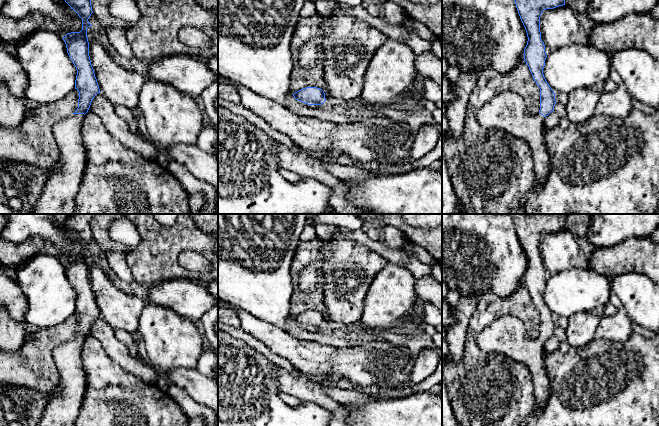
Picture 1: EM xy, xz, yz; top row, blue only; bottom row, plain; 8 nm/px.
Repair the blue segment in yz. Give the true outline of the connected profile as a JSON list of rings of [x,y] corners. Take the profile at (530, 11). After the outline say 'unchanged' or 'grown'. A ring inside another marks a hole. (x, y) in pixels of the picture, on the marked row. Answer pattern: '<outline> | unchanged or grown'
[[[514,0],[520,19],[525,27],[528,41],[524,49],[524,61],[529,67],[534,81],[540,89],[540,110],[536,115],[529,115],[523,98],[512,91],[504,91],[494,96],[477,113],[477,120],[484,128],[494,128],[506,131],[517,138],[525,140],[532,149],[534,159],[535,185],[541,186],[547,179],[551,160],[546,151],[543,139],[544,119],[554,111],[555,93],[547,83],[543,69],[547,58],[545,45],[541,39],[540,17],[544,10],[565,5],[565,0]]] | grown

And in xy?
[[[65,0],[82,19],[80,32],[67,33],[63,40],[67,53],[76,67],[75,89],[79,92],[78,108],[68,117],[53,125],[53,135],[59,150],[56,167],[49,177],[32,214],[72,214],[74,198],[86,166],[86,154],[82,140],[82,123],[93,98],[100,93],[89,56],[87,28],[93,13],[91,0]]] | grown

